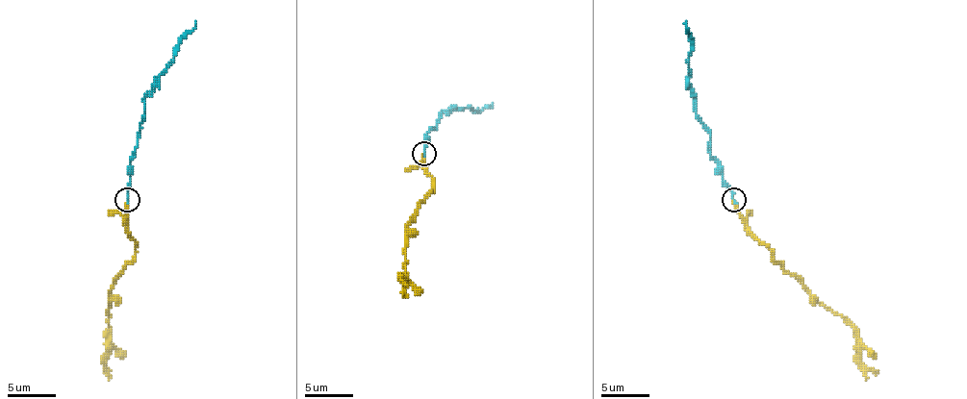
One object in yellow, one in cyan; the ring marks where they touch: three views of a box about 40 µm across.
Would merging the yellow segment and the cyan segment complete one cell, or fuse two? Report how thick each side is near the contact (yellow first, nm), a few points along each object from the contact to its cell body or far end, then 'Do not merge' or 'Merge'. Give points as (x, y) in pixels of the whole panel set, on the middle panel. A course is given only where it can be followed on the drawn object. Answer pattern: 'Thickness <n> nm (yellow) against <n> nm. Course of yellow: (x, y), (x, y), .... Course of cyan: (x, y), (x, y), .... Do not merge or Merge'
Thickness 280 nm (yellow) against 130 nm. Course of yellow: (424, 154), (432, 190), (417, 205), (407, 227), (402, 278), (407, 297). Course of cyan: (424, 154), (432, 130), (442, 115), (451, 108), (473, 111), (493, 106). Do not merge

